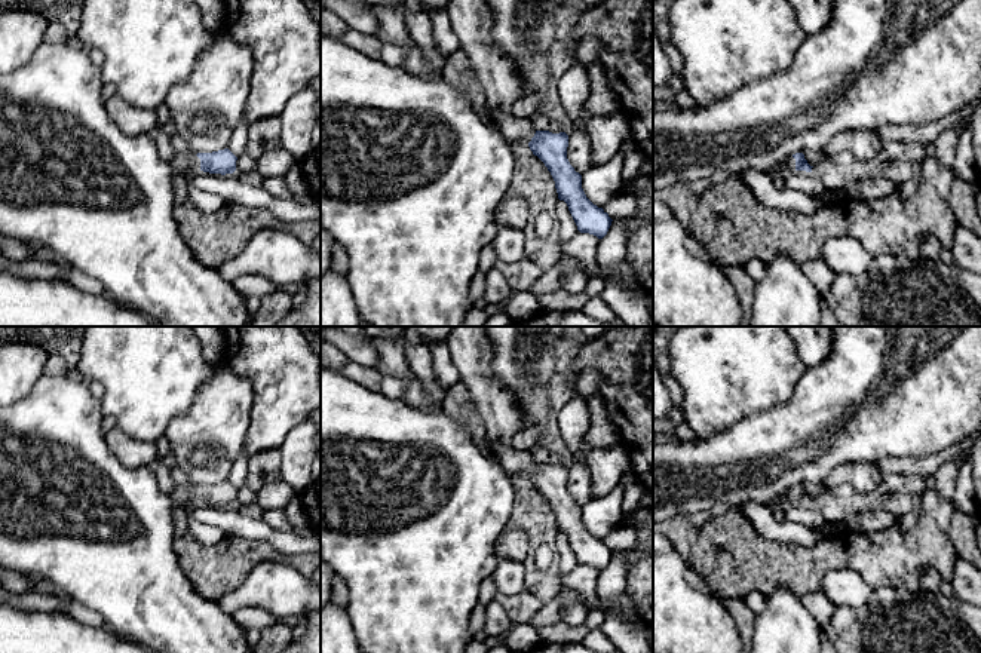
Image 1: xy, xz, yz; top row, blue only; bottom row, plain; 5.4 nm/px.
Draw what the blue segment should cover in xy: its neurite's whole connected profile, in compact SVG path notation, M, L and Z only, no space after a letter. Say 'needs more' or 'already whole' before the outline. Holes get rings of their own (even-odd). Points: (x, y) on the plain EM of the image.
needs more | M218 482L212 485L175 485L169 494L177 508L190 509L197 503L209 506L233 506L236 503L237 490L229 482Z

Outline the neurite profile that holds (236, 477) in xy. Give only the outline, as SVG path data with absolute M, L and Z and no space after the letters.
M242 451L229 473L229 482L236 490L239 490L245 485L246 465L248 465L248 456Z

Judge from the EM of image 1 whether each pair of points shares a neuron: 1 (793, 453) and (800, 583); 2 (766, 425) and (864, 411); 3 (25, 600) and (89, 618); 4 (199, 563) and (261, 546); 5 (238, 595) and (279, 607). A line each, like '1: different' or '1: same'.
1: different
2: same
3: same
4: same
5: same

